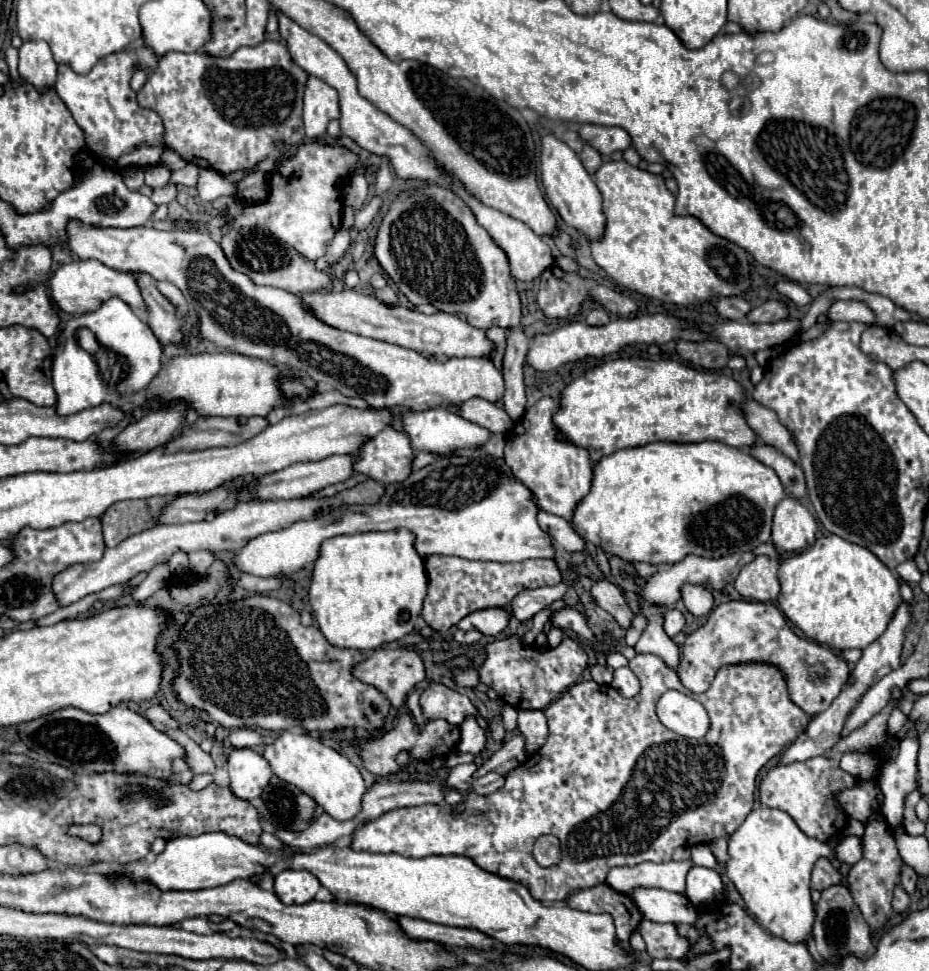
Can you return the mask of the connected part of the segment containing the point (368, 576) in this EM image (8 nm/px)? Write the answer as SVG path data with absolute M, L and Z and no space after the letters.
M406 529L365 532L331 537L321 545L321 555L313 569L309 603L323 637L341 649L373 651L385 643L397 641L415 629L417 617L427 595L427 573L423 559L413 549L413 533Z

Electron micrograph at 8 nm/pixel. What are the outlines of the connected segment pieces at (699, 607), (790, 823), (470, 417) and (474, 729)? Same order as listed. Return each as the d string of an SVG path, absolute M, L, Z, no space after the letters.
M683 585L681 587L681 599L687 607L687 611L695 617L703 617L713 609L713 595L709 589L701 585Z
M759 807L753 809L745 821L739 825L739 829L729 835L729 861L727 861L727 877L739 891L739 895L745 901L745 907L749 913L755 915L755 919L773 935L793 943L793 941L807 941L807 935L813 927L813 901L811 901L811 869L819 857L831 857L833 851L827 843L819 843L817 839L807 837L795 821L771 807Z
M477 397L461 403L459 413L467 421L477 423L477 425L489 429L491 433L509 435L509 429L513 429L513 425L515 425L511 421L511 417L505 413L505 409L499 409L493 403L485 401L485 399L477 399Z
M467 717L461 725L459 725L459 731L461 731L461 739L457 743L457 749L461 753L473 753L473 755L479 755L483 749L485 749L487 734L483 729L479 729L475 717Z

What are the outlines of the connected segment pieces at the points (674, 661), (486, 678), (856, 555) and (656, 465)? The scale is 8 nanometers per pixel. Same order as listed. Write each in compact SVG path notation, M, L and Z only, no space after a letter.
M641 603L641 613L647 619L647 627L645 627L641 639L637 641L635 651L637 653L659 655L669 667L677 667L679 665L679 647L663 631L665 607L651 605L651 603Z
M513 635L503 641L489 643L485 653L487 659L479 667L481 683L495 689L507 705L521 709L545 709L561 691L569 689L587 667L587 653L569 637L565 637L557 649L539 649L523 647L519 637Z
M837 535L815 541L813 547L791 555L779 567L779 607L809 639L829 649L865 649L893 619L899 603L899 579L869 549Z
M703 441L703 443L649 443L643 447L633 447L633 449L621 449L615 451L609 457L603 457L595 467L593 467L593 489L589 491L589 497L577 505L577 513L573 513L573 529L583 535L585 541L591 541L593 545L601 547L607 553L613 553L621 557L623 561L643 561L651 565L673 565L683 561L687 555L701 555L701 557L723 557L739 551L753 551L757 545L767 543L771 539L771 521L773 521L773 511L775 505L785 497L785 489L777 477L777 473L763 465L759 459L755 459L749 451L729 447L725 443L717 441Z

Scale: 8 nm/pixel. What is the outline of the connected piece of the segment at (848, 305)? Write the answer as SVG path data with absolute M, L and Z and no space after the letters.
M837 301L833 305L833 319L837 321L861 321L875 323L873 311L859 301Z

